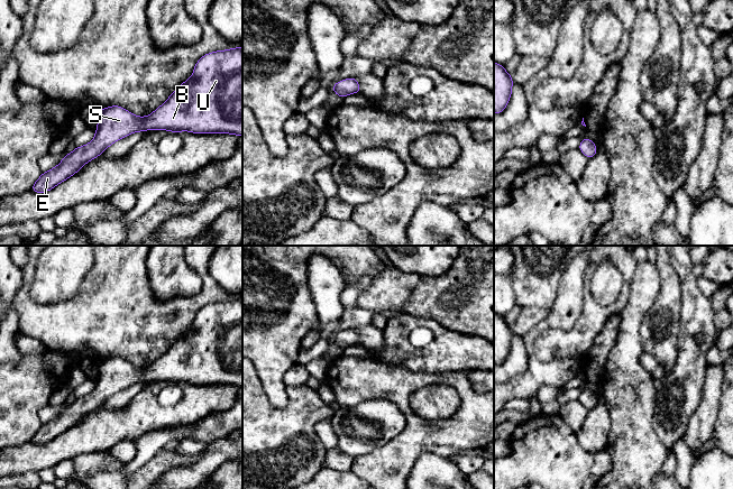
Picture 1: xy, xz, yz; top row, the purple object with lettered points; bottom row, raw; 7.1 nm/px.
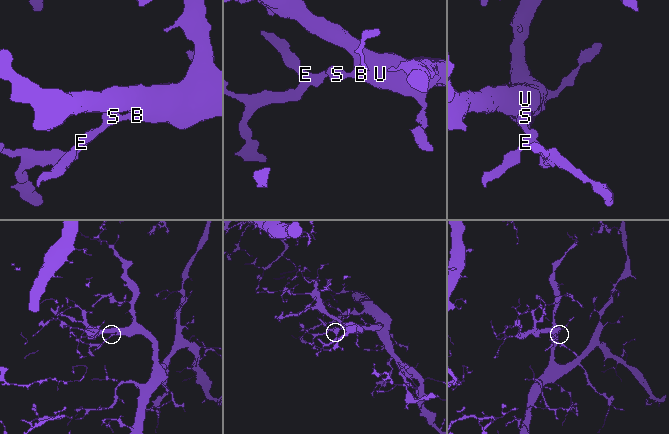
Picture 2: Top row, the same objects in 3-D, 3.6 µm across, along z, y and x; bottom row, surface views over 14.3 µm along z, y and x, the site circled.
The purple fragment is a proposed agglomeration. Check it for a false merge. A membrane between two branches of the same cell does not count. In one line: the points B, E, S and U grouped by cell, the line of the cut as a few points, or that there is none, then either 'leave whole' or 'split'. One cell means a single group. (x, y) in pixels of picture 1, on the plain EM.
B E S U | no cut | leave whole

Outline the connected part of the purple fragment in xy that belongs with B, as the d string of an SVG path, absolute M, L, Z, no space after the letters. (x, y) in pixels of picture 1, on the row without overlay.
M242 297L203 306L193 325L183 333L154 363L138 368L128 361L112 357L99 363L97 382L91 394L76 398L54 419L43 424L31 439L44 444L76 425L90 412L100 407L113 394L127 387L147 381L189 382L193 385L230 385L242 387Z

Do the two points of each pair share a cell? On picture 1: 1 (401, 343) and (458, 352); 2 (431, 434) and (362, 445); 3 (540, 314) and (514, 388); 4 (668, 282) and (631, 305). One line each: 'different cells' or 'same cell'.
1: same cell
2: different cells
3: different cells
4: different cells

